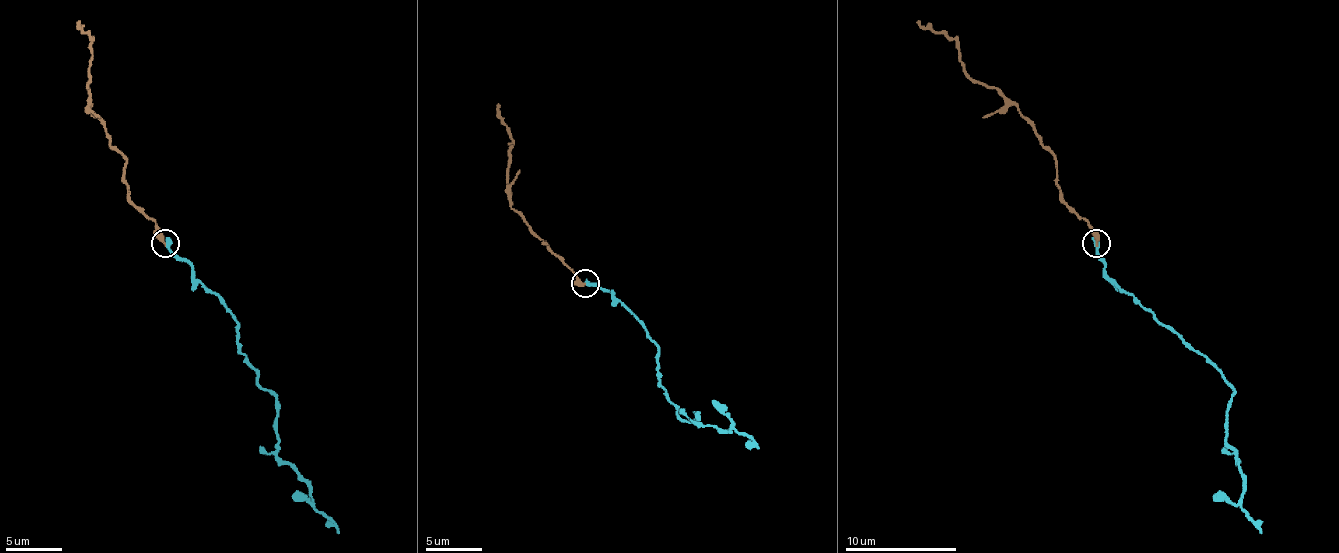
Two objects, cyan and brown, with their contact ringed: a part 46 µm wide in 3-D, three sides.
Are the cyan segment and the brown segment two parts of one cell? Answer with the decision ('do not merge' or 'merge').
merge

